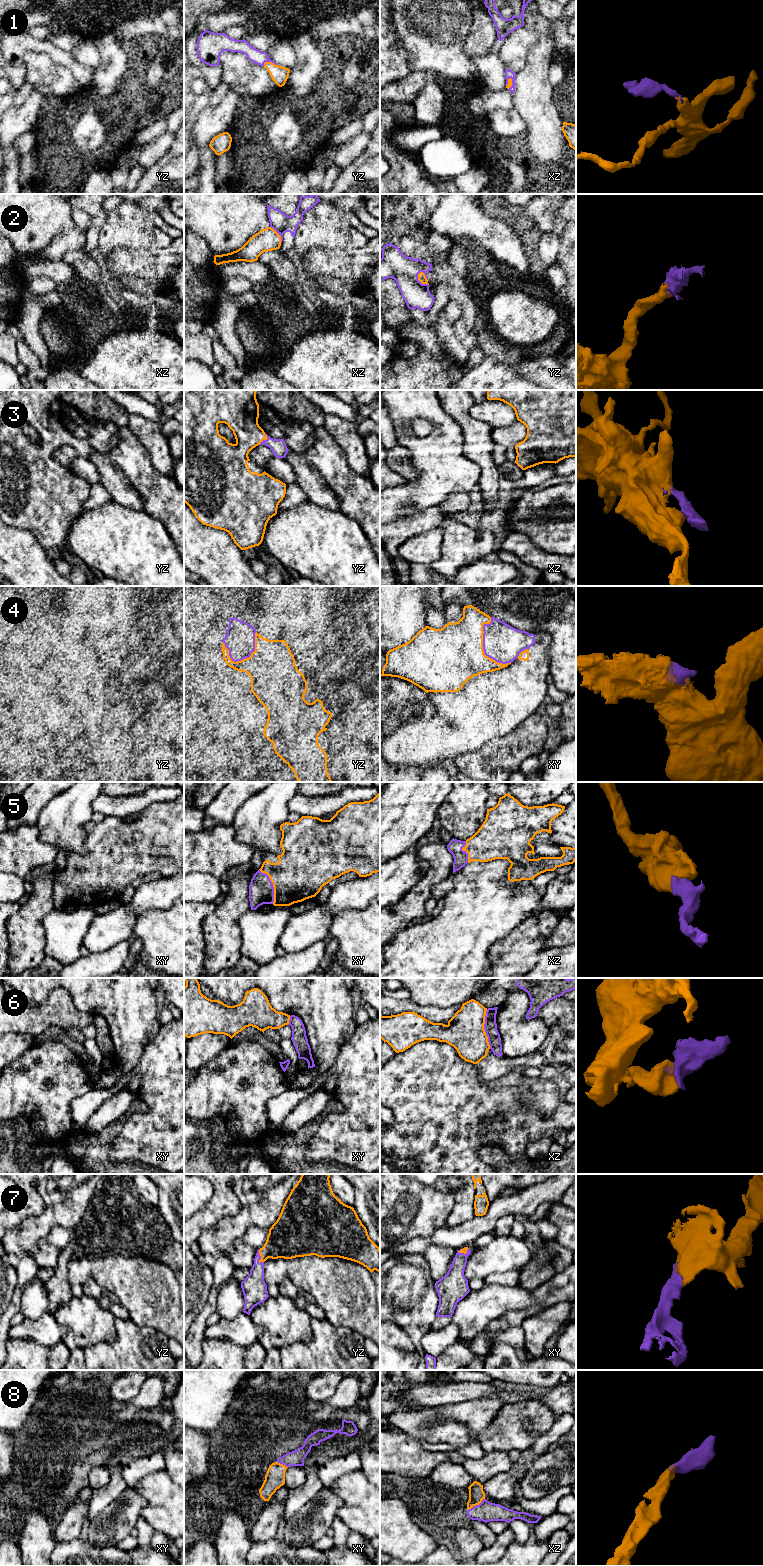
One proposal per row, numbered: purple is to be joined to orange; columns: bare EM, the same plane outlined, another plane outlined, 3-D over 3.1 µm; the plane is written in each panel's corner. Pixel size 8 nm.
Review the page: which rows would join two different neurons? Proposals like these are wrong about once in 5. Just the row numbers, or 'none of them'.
6

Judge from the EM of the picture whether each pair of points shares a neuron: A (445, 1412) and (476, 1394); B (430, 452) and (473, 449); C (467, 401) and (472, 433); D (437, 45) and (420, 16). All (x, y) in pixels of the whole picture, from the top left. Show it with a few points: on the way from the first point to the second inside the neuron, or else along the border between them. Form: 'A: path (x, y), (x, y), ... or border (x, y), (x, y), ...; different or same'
A: border (486, 1397), (444, 1403), (440, 1406); different
B: border (459, 427), (463, 437), (463, 453), (479, 467); different
C: path (464, 409), (464, 420), (468, 425); same
D: path (435, 38), (434, 30), (427, 23); same

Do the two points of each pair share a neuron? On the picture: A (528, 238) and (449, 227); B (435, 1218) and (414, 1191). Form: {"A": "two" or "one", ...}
{"A": "two", "B": "one"}

